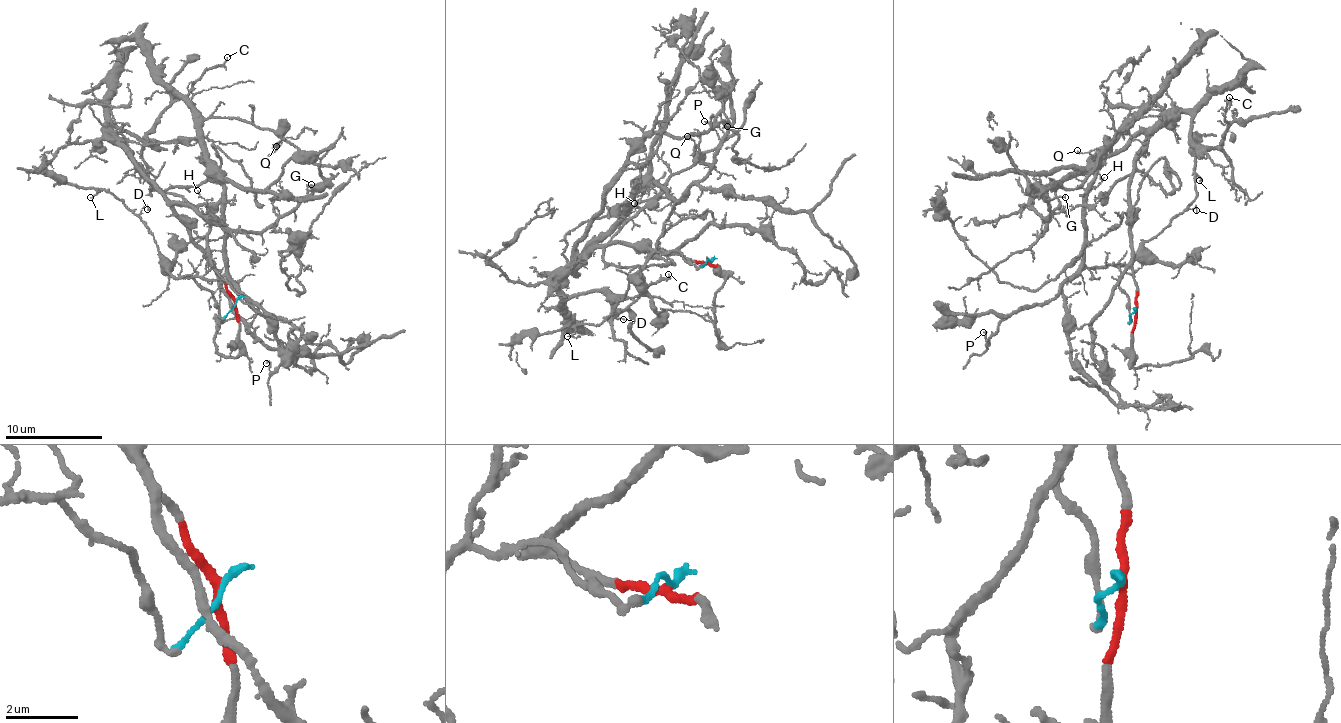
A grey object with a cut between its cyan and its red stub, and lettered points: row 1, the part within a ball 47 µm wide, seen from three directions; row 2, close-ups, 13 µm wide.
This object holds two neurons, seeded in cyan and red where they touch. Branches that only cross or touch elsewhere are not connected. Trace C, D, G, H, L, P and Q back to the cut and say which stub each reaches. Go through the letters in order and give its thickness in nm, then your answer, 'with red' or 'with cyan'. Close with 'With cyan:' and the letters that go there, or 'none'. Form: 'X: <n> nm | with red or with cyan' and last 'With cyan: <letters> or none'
C: 70 nm | with red
D: 100 nm | with cyan
G: 100 nm | with red
H: 100 nm | with cyan
L: 80 nm | with cyan
P: 120 nm | with cyan
Q: 110 nm | with cyan
With cyan: D, H, L, P, Q

